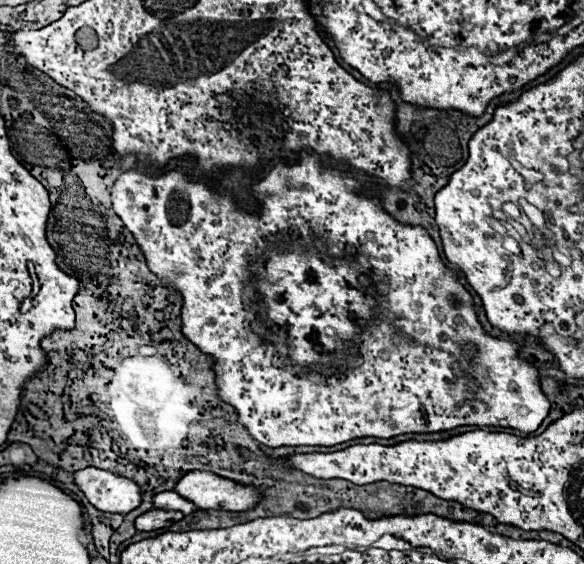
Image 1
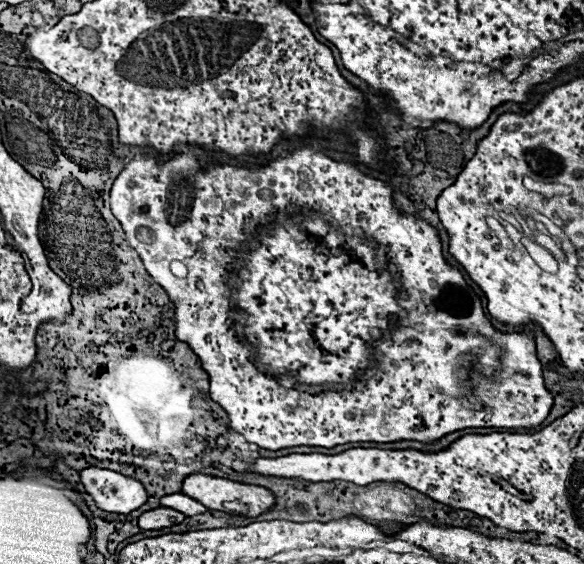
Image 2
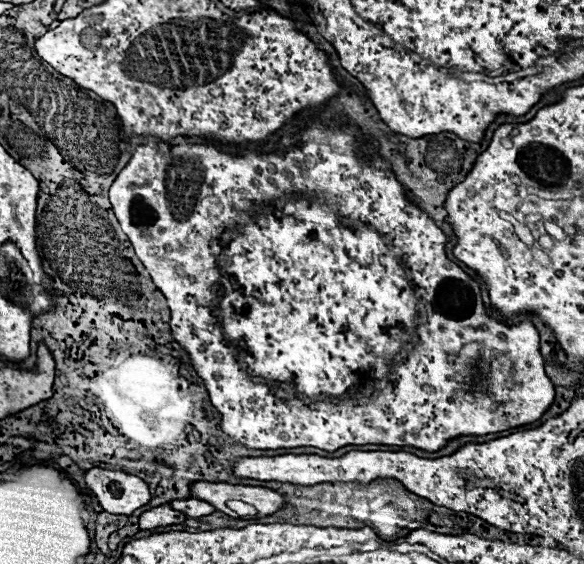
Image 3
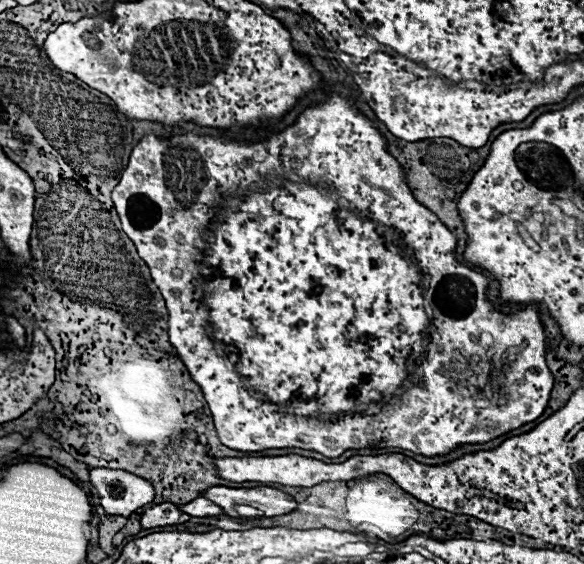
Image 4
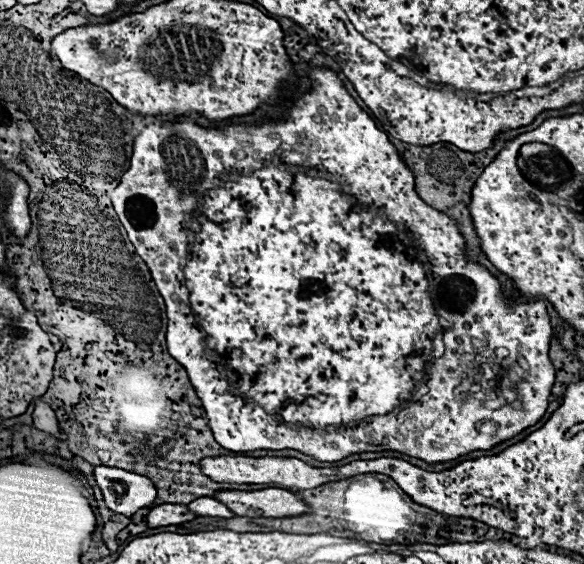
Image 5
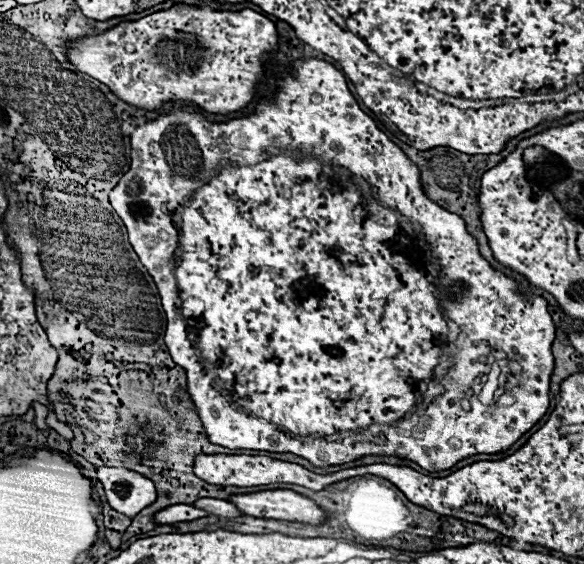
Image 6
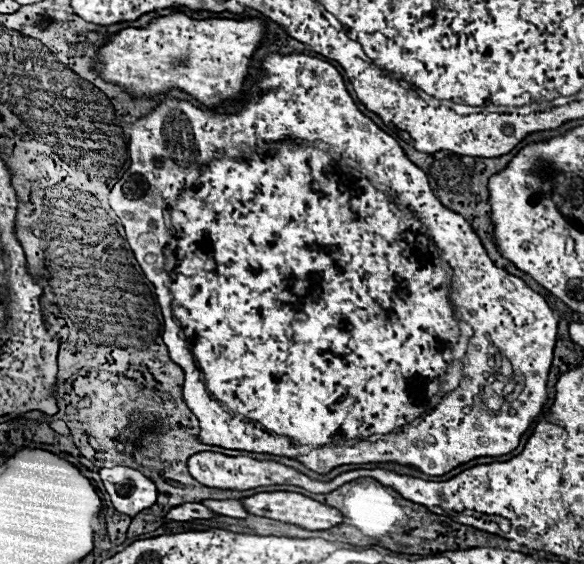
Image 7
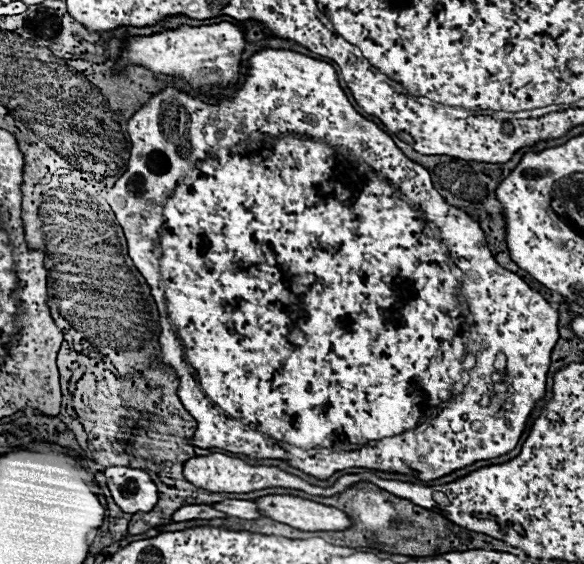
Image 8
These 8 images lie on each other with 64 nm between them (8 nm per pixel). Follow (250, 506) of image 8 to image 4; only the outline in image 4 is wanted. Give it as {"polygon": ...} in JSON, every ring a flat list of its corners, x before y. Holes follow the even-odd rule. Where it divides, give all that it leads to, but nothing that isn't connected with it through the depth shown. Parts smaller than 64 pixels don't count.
{"polygon":[[200,496,200,498,196,498,196,500,188,502,188,504,182,504,180,510,184,510,186,514,192,514,192,516,198,516,198,518,202,518,202,516,220,516,220,514,224,514,224,510,222,510,220,506,216,506,214,502,210,502,210,500,204,498,204,496]]}

